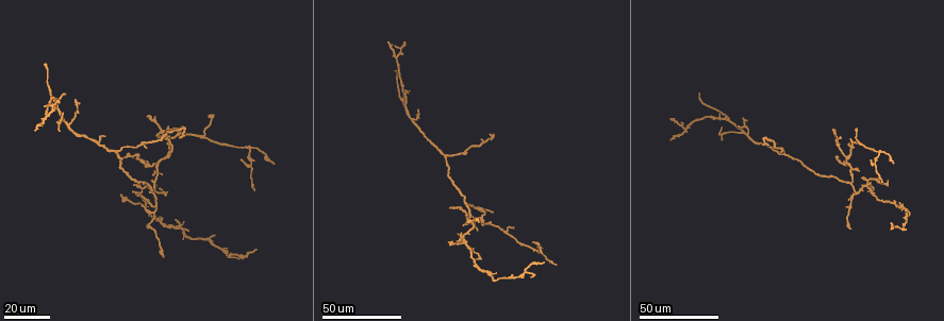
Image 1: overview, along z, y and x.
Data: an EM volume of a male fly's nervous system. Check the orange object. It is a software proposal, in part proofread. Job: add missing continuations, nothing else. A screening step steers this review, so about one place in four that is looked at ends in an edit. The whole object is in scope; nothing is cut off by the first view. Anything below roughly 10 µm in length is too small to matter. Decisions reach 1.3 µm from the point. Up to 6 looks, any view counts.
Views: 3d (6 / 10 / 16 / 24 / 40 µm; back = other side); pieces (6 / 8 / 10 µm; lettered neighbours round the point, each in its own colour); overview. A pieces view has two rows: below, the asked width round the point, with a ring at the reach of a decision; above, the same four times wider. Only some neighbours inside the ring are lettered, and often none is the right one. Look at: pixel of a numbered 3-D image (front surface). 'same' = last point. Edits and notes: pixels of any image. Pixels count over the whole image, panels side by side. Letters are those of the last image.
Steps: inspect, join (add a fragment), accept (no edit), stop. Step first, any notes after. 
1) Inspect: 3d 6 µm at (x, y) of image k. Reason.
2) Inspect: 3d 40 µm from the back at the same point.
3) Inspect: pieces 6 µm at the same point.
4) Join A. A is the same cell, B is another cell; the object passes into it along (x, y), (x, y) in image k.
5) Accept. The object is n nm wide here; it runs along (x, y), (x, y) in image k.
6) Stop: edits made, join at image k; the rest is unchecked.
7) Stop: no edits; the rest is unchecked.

Inspect: 3d 40 µm at (671, 140) of image 1. Tapers out.

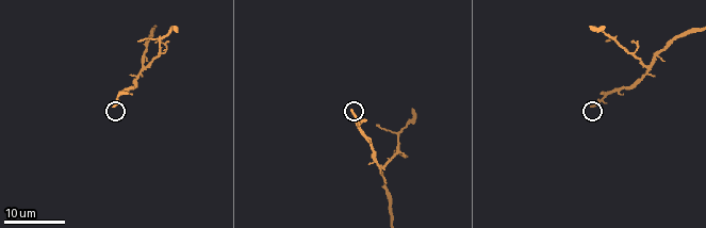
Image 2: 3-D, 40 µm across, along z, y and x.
Inspect: pieces 8 µm at (591, 107) of image 2.

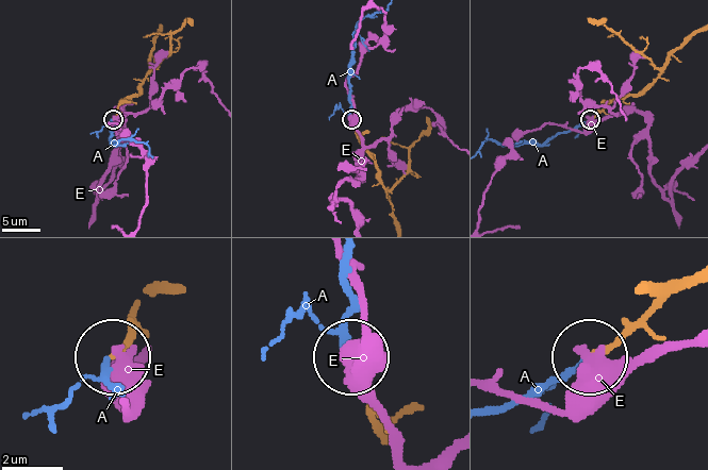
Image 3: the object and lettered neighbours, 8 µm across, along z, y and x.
Join A. A is the same cell, E is another cell; the object passes into it along (610, 102), (574, 128), (540, 144), (488, 140) in image 3; the cell continues.

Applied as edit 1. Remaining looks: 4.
Inspect: overview.

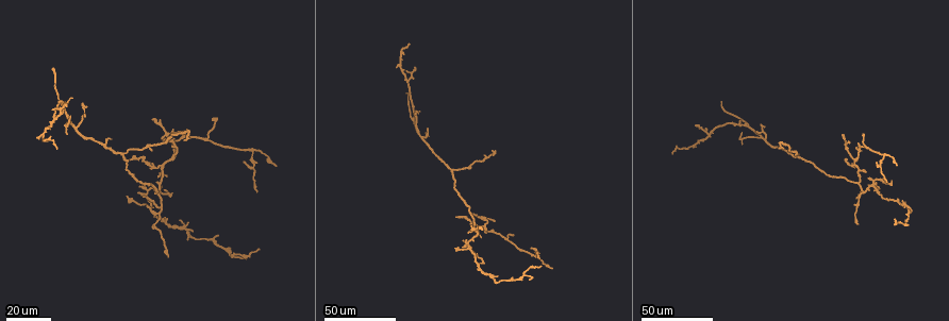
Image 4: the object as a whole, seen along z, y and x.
Inspect: 3d 40 µm at (53, 69) of image 4. An open end.

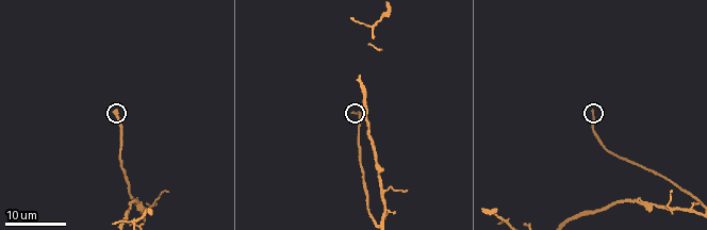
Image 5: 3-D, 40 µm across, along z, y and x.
Inspect: pieces 10 µm at (113, 109) of image 5.

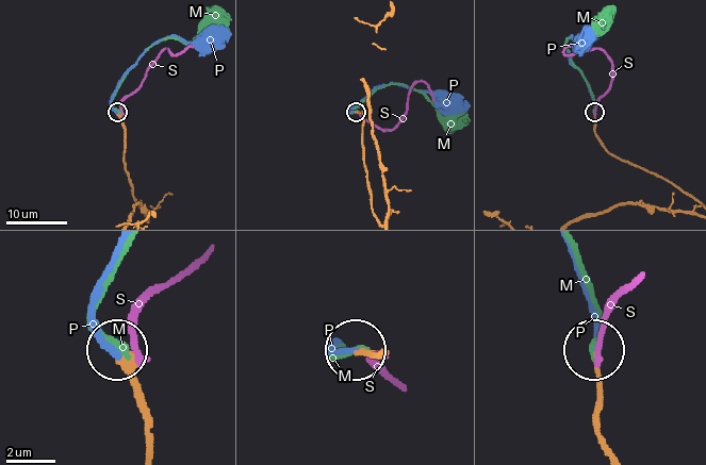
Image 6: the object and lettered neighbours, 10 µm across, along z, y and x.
Join P. P is the same cell, M and S are other cells; the object passes into it along (595, 130), (593, 97), (570, 59), (567, 43), (572, 35) in image 6; it goes on there.

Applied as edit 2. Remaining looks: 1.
Stop: edits made, join at image 3, join at image 6; the rest is unchecked.

